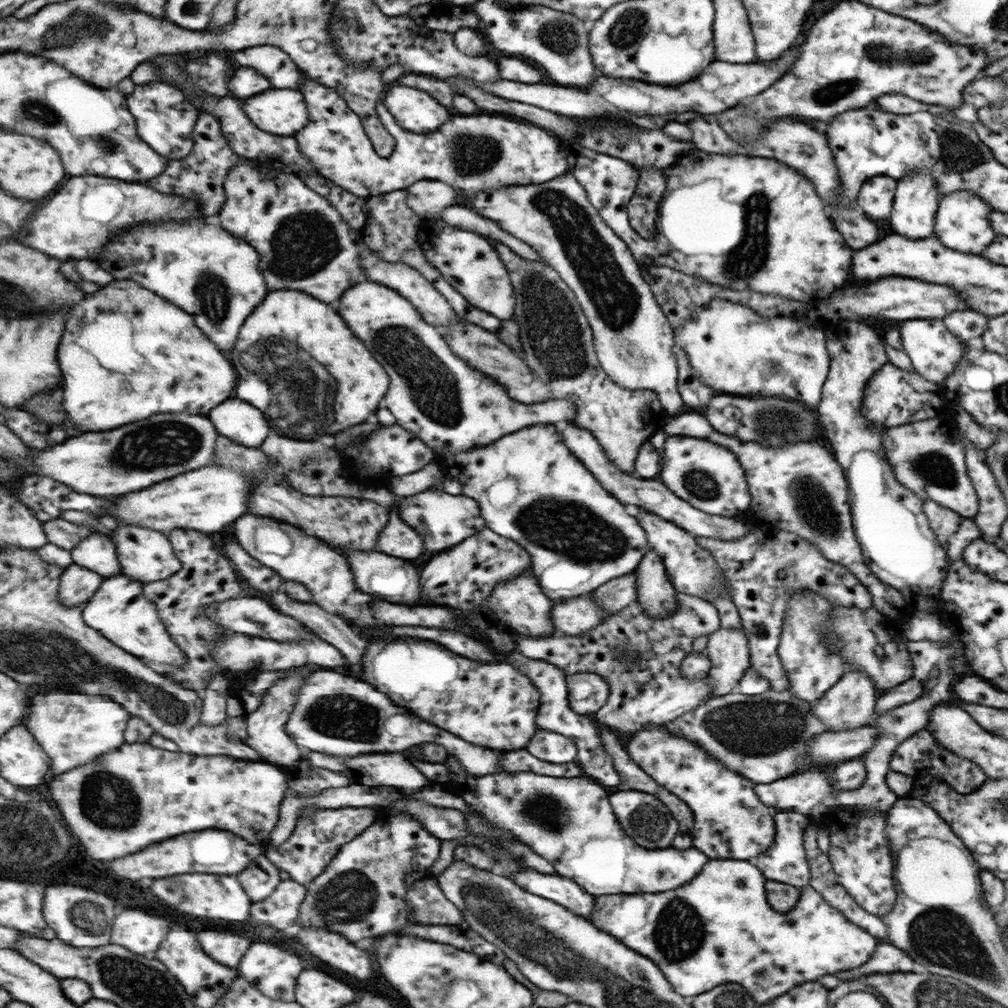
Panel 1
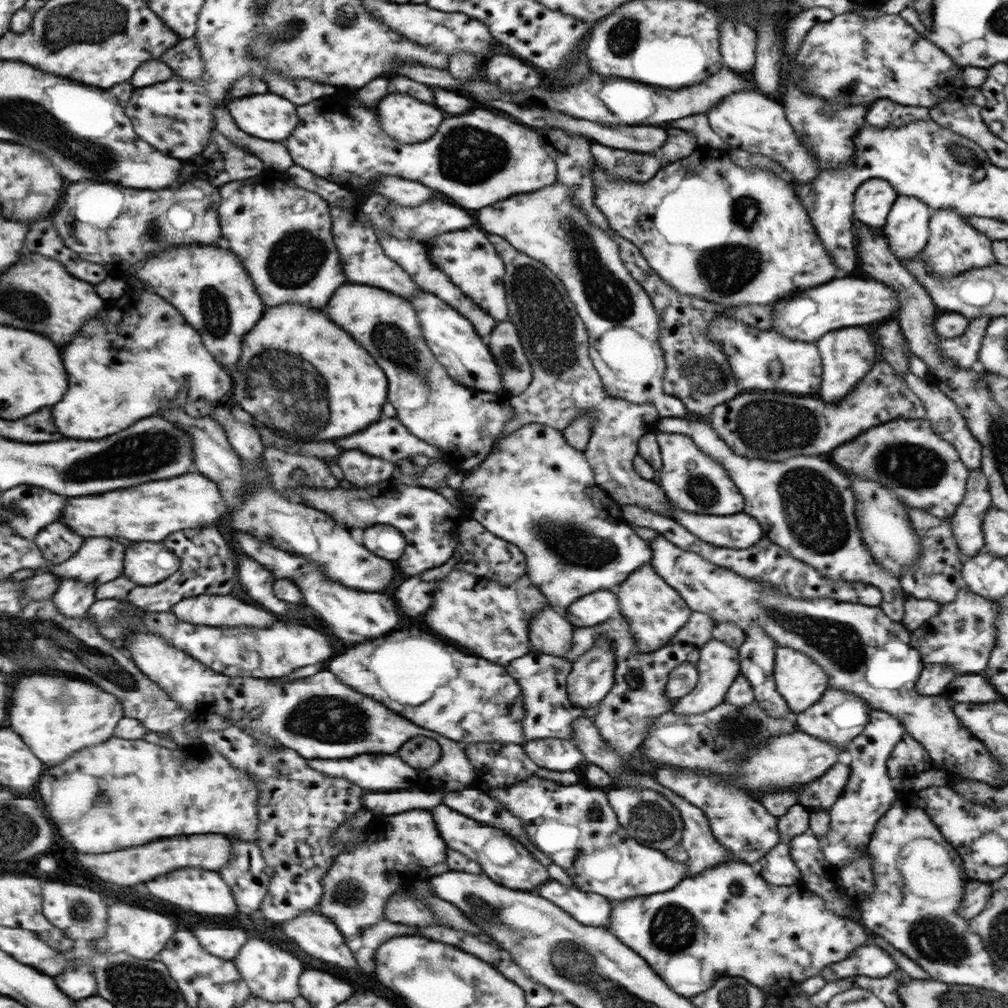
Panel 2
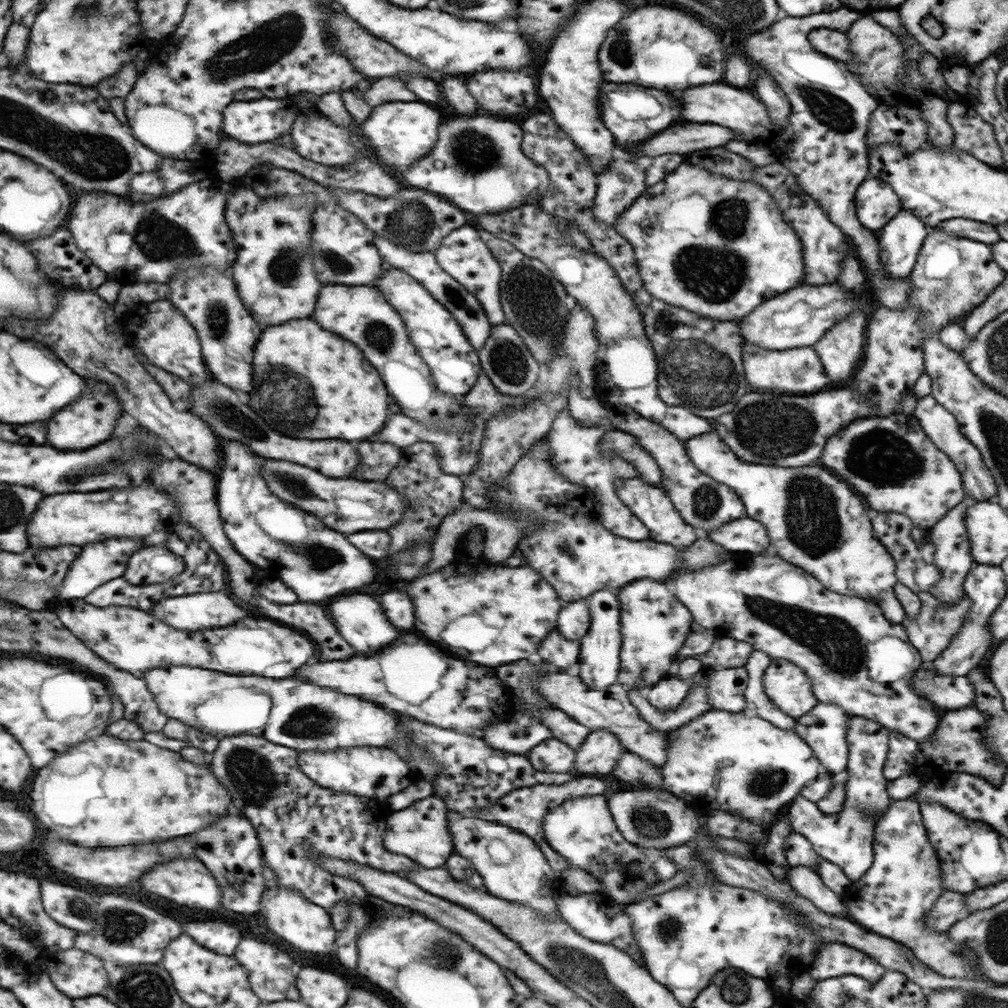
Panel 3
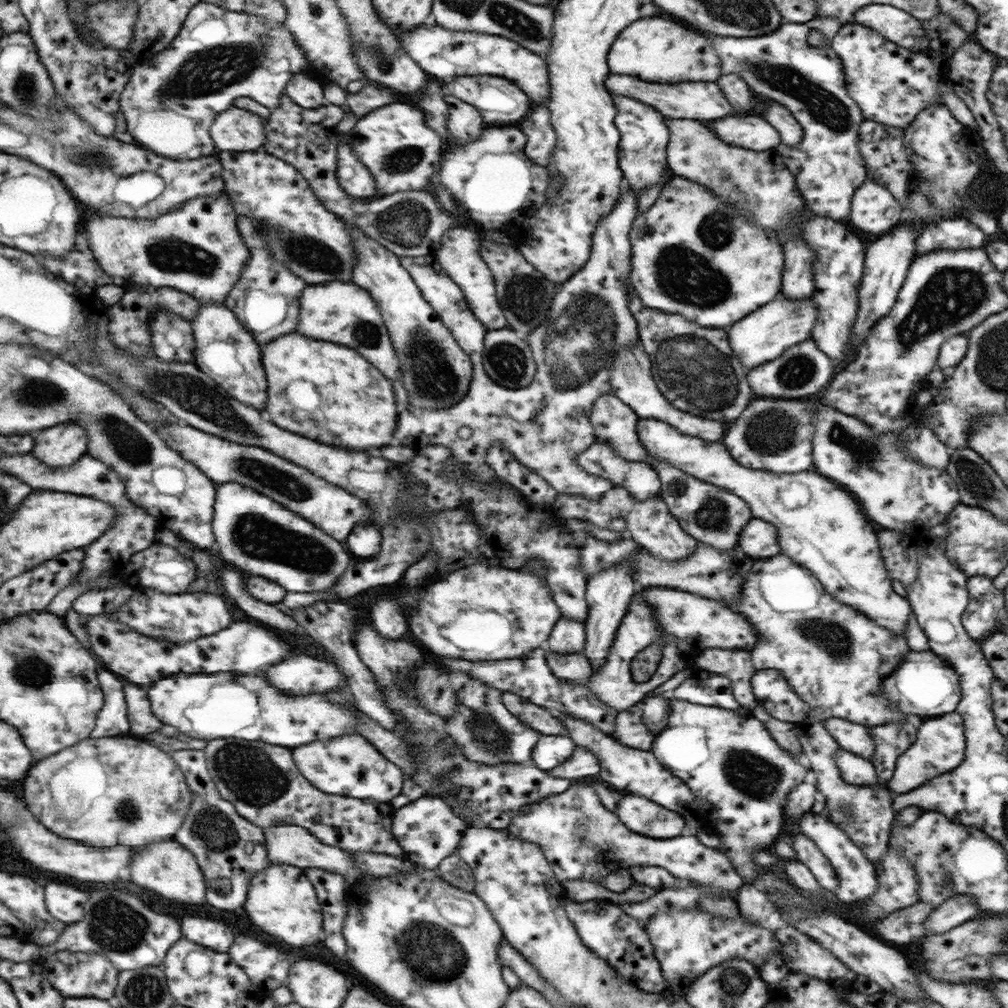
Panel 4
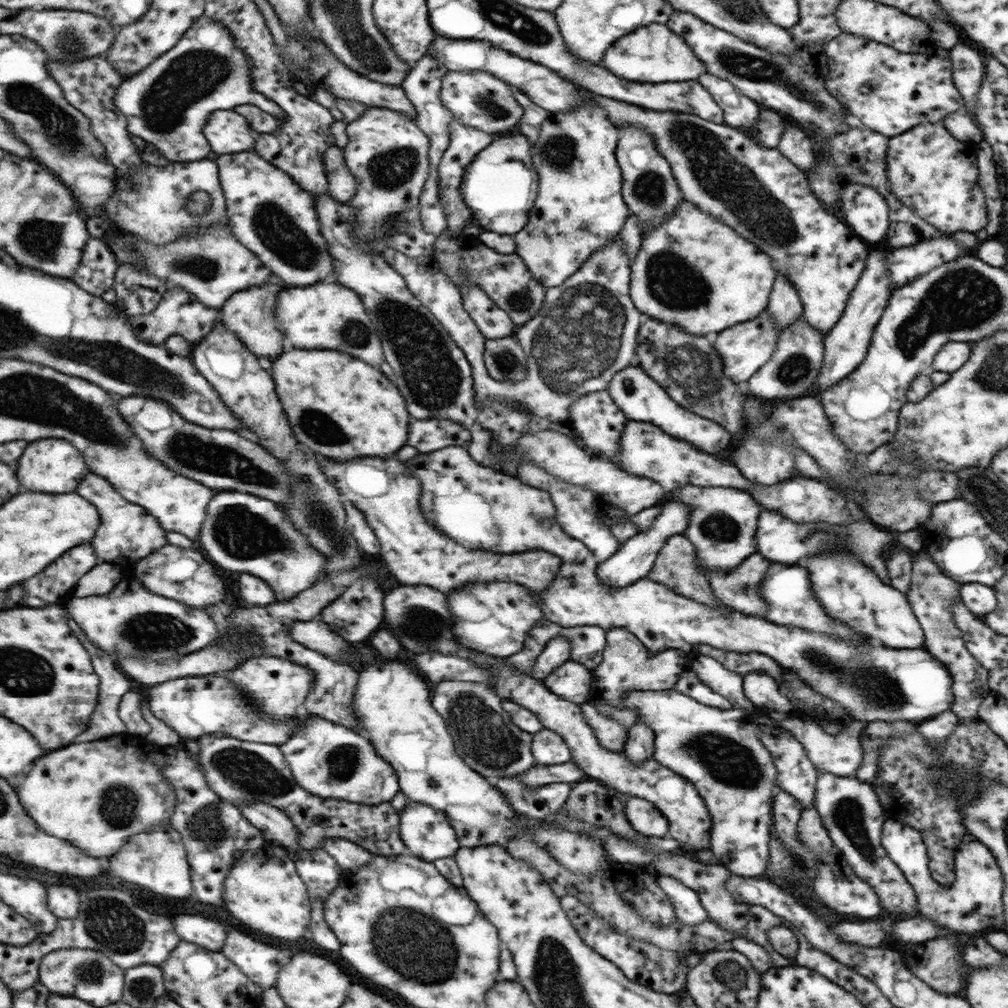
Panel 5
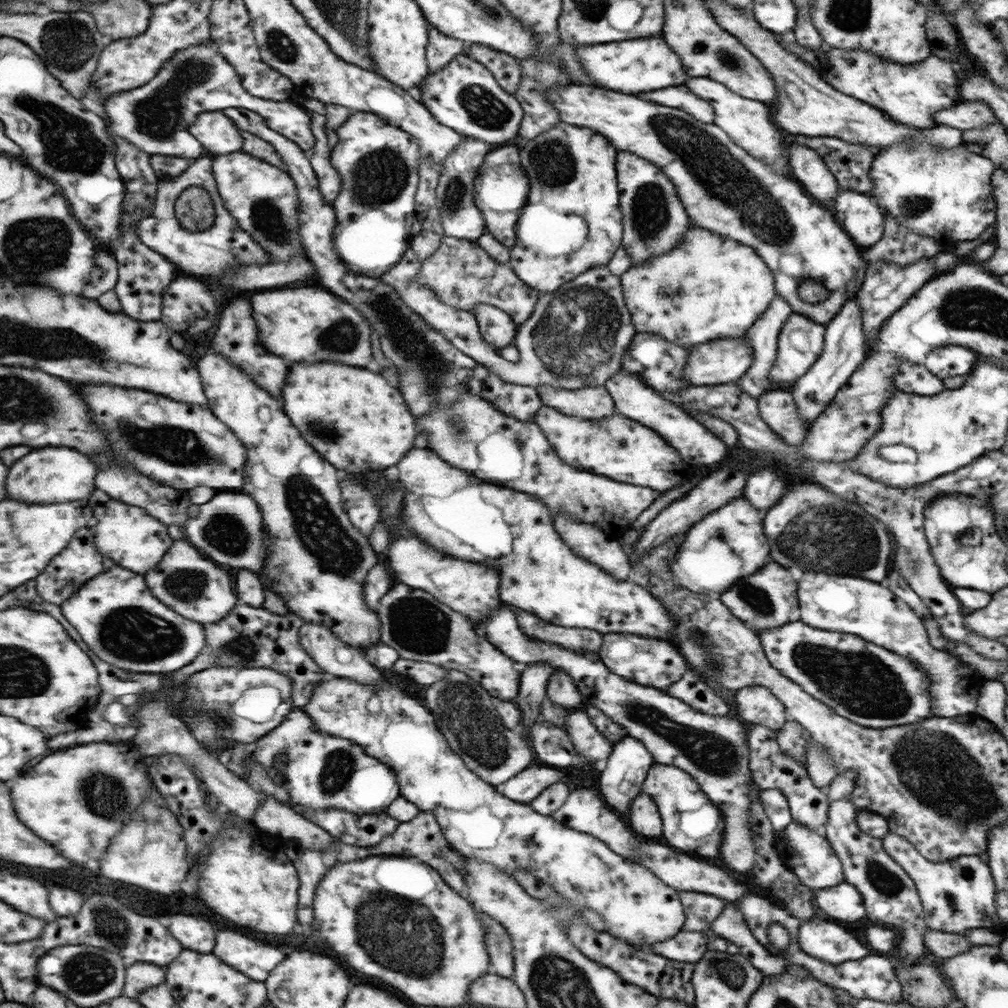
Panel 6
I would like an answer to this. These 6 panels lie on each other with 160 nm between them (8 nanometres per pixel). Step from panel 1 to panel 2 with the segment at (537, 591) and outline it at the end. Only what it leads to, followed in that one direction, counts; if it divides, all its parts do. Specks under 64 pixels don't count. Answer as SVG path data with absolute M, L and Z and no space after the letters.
M547 606L532 616L529 623L535 651L549 656L562 657L572 648L574 627L562 611Z

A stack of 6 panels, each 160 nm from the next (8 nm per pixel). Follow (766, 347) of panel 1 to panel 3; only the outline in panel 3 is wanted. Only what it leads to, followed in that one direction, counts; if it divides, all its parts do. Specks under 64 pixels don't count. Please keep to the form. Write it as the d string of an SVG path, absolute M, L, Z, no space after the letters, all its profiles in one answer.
M743 343L743 368L744 376L747 379L748 389L755 388L759 392L777 392L778 394L813 394L819 393L821 388L827 386L830 380L824 372L824 366L821 365L820 358L817 357L812 347L799 347L783 351L765 351L765 348L759 348L751 343Z

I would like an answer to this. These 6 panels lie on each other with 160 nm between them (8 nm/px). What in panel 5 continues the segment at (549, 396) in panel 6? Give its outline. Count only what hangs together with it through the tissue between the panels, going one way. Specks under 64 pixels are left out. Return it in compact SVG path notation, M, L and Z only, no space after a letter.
M606 391L581 396L569 406L568 416L587 450L609 458L618 451L618 438L626 418Z

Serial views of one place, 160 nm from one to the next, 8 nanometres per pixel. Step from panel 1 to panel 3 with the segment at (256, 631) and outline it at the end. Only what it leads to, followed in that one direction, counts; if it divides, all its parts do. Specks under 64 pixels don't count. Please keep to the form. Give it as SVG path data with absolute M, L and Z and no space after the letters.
M202 592L194 595L174 596L172 599L162 600L152 612L159 620L163 620L165 624L171 624L175 628L185 631L197 632L201 630L209 630L209 628L221 628L221 626L229 626L239 622L241 618L247 618L249 612L243 610L241 606L235 604L233 598L229 598L231 594L224 592Z

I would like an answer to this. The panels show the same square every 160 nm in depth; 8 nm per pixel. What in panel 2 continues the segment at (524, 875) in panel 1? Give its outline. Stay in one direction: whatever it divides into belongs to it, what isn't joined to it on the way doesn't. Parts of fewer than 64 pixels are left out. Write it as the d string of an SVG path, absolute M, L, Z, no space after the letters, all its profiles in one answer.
M550 879L540 885L536 894L564 909L581 924L609 930L613 902L597 893L585 892L575 886L563 886Z

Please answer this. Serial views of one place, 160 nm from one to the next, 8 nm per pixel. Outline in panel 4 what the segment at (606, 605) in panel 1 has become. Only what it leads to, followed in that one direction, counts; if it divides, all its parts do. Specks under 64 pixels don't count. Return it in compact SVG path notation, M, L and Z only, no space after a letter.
M560 617L544 646L557 654L581 653L585 635L583 622Z

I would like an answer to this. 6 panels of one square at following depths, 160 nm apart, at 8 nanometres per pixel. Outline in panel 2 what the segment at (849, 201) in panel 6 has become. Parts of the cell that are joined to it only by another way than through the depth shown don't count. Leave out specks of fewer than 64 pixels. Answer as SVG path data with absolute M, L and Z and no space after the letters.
M867 179L856 188L853 202L853 218L873 229L882 227L893 200L896 189L883 179Z

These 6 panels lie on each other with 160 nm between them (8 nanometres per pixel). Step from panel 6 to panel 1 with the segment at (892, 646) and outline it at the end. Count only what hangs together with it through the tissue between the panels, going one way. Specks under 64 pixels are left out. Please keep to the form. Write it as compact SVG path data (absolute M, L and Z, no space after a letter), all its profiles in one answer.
M681 414L677 418L667 418L661 430L667 436L693 436L713 444L724 445L737 456L746 474L751 495L750 511L771 512L775 518L777 531L796 534L816 546L823 558L844 566L871 595L872 606L879 614L890 620L899 617L906 599L892 586L882 582L868 567L863 552L853 536L851 524L851 499L848 483L836 458L814 440L794 442L783 448L764 446L755 442L739 442L733 436L715 432L711 425L699 414Z

